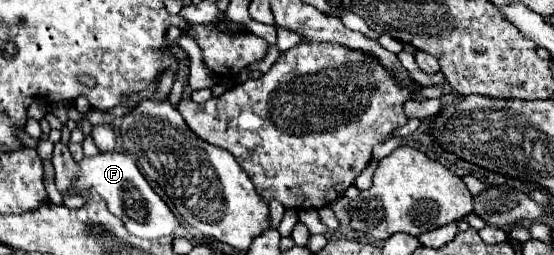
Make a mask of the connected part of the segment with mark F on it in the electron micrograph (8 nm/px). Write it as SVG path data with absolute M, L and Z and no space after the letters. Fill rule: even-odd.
M99 153L95 157L83 157L79 161L79 173L77 183L73 187L77 189L89 189L89 185L105 199L109 211L119 217L125 225L125 229L143 239L161 239L161 237L173 237L183 227L179 219L173 215L173 211L167 207L167 203L151 189L147 179L139 173L135 161L125 153Z

